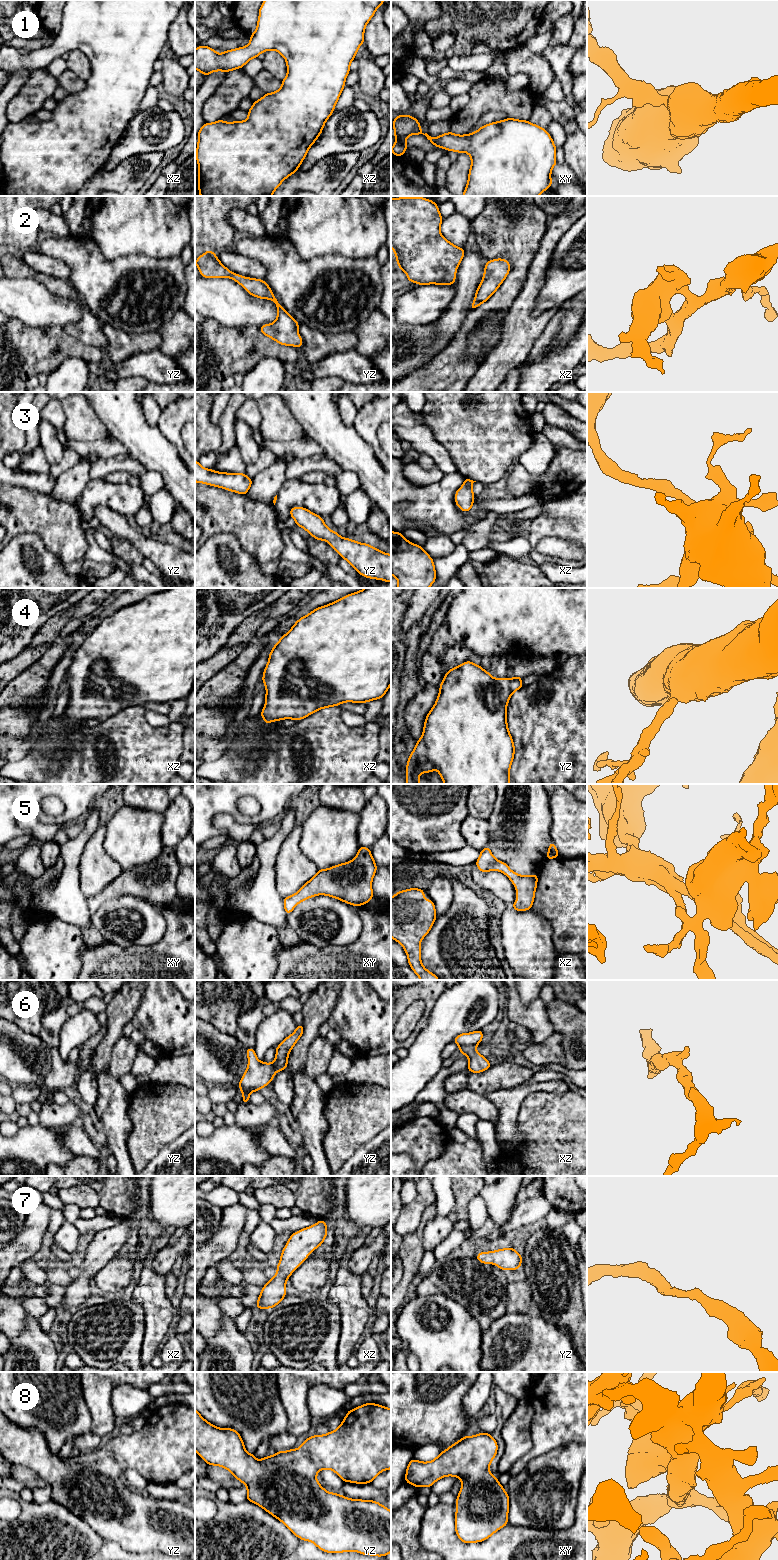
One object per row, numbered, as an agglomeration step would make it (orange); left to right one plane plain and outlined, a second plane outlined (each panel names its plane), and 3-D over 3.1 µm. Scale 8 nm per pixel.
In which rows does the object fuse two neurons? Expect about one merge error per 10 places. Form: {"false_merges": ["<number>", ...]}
{"false_merges": []}

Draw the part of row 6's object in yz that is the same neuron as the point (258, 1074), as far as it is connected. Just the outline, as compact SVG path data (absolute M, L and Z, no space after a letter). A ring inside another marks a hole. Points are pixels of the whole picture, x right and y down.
M303 1024L297 1025L296 1030L276 1047L275 1060L270 1064L259 1061L253 1048L246 1048L248 1067L238 1085L243 1094L242 1103L250 1103L249 1095L252 1092L267 1086L273 1081L276 1072L287 1068L288 1054L302 1036L303 1030Z

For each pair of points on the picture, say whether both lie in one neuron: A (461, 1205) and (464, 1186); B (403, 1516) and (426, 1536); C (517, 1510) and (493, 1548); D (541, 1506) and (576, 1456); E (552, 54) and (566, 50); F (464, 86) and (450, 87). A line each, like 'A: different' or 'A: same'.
A: same
B: different
C: different
D: same
E: same
F: same

